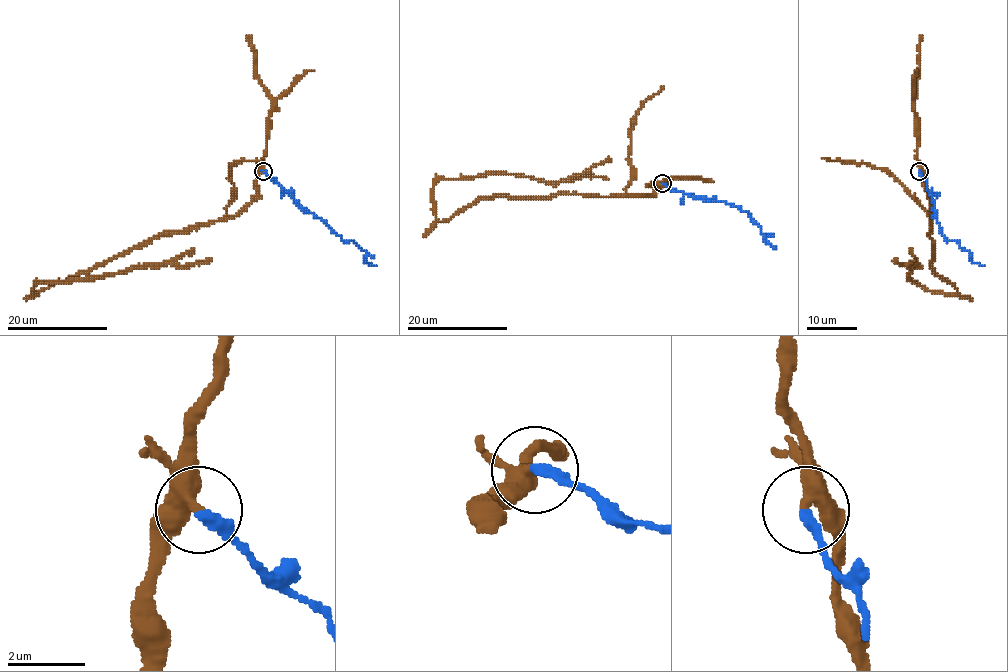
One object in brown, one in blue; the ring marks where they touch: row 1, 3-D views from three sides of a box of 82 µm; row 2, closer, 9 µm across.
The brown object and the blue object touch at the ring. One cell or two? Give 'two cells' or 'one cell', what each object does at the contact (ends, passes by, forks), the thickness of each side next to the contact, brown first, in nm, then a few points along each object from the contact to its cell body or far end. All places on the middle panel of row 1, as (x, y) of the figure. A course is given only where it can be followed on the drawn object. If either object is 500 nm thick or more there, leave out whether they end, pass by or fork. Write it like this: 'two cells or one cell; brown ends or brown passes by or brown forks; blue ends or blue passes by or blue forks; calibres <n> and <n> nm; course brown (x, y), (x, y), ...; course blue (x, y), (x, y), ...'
two cells; brown passes by; blue ends; calibres 380 and 300 nm; course brown (663, 183), (634, 196), (492, 196), (435, 216), (440, 178), (559, 183), (610, 158); course blue (663, 183), (691, 197), (739, 207), (760, 227), (764, 238), (775, 248)

